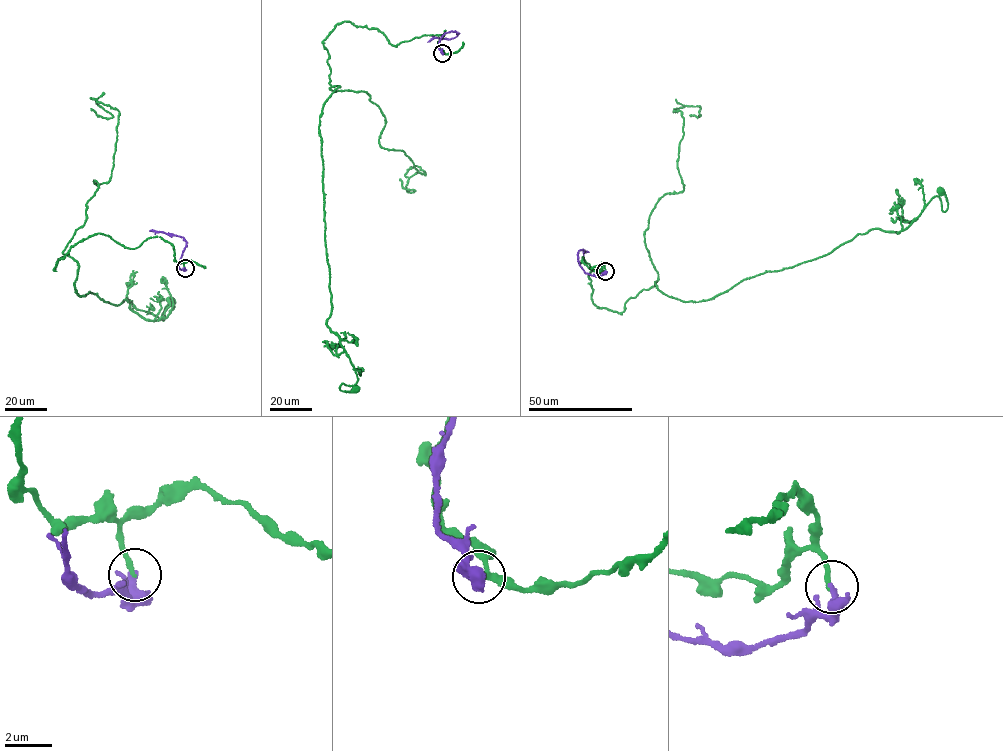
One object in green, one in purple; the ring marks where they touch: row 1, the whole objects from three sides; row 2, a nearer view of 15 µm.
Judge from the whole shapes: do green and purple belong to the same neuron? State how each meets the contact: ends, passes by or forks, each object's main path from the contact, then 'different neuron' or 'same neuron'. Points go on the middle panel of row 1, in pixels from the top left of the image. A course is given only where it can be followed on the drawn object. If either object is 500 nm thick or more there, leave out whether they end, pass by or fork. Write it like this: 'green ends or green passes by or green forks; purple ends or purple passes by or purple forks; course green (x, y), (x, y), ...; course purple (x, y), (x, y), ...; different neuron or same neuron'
green ends; purple ends; course green (442, 53), (444, 34), (392, 45), (345, 21), (323, 41), (326, 325), (355, 389); course purple (442, 53), (439, 49), (443, 34), (456, 32), (456, 37), (434, 37), (427, 42); different neuron

